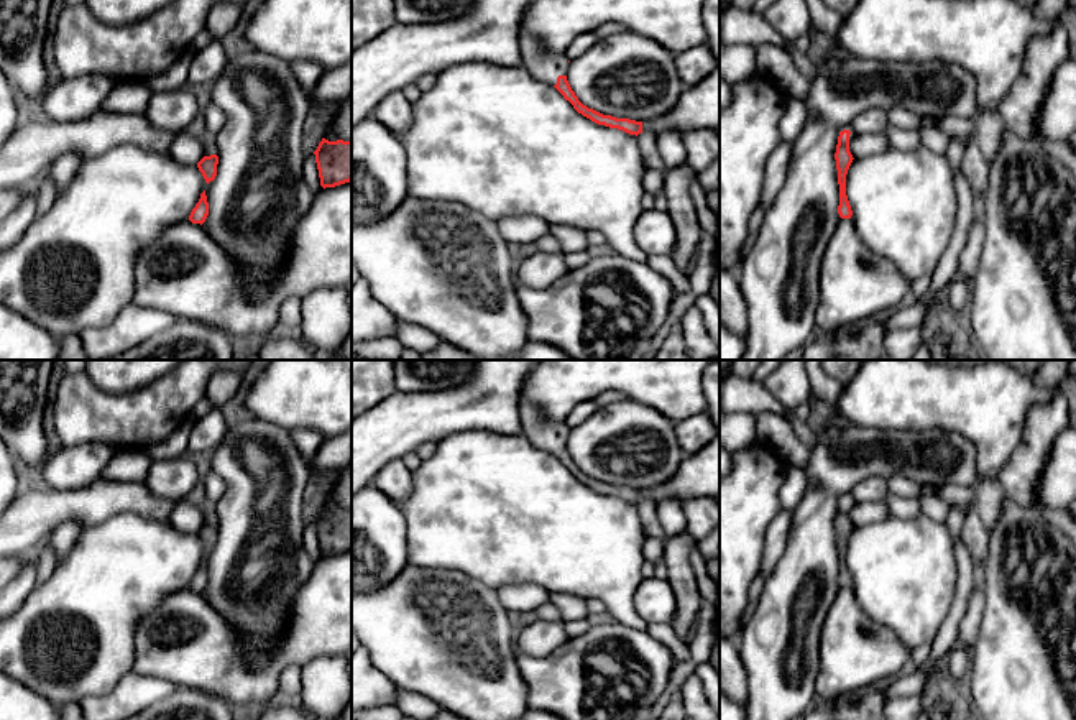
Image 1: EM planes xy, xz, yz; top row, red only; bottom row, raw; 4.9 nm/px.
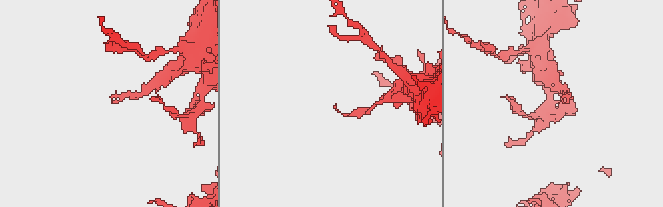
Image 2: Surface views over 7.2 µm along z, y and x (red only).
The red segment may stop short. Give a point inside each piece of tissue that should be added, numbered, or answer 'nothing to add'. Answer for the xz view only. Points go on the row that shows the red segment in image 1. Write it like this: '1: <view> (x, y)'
1: xz (542, 64)

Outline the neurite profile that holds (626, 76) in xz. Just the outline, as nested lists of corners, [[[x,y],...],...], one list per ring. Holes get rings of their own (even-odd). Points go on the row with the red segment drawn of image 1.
[[[632,31],[598,38],[586,53],[568,62],[567,81],[588,108],[636,122],[667,113],[685,90],[677,74],[675,54]]]

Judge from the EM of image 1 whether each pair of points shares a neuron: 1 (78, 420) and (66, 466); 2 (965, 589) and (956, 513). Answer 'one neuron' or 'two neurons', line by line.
1: two neurons
2: one neuron

